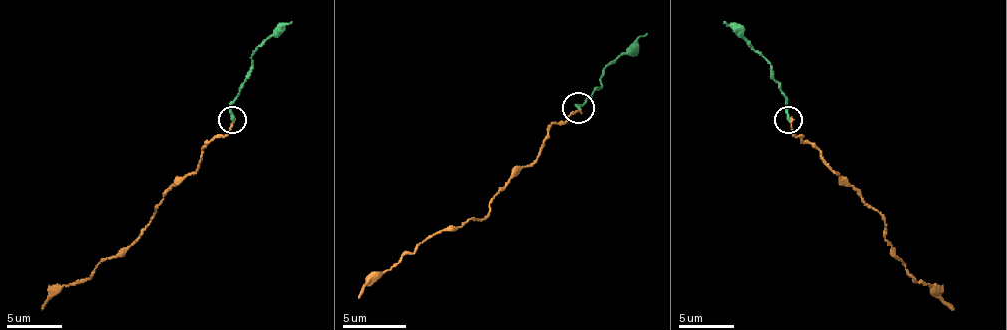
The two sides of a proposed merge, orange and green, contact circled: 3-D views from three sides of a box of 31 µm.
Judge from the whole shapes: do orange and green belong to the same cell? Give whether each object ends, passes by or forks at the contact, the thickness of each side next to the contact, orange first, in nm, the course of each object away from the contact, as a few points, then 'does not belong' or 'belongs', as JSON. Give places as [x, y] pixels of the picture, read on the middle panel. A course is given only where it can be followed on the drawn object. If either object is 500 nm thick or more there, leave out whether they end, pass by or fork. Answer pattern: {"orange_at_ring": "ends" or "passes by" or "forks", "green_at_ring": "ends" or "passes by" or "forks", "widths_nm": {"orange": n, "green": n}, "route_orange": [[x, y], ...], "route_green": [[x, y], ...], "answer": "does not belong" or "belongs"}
{"orange_at_ring": "ends", "green_at_ring": "ends", "widths_nm": {"orange": 180, "green": 220}, "route_orange": [[579, 107], [550, 126], [541, 154], [503, 186], [483, 218], [467, 218], [423, 240], [378, 272], [359, 298]], "route_green": [[579, 107], [576, 107], [601, 88], [601, 75], [646, 33]], "answer": "belongs"}

